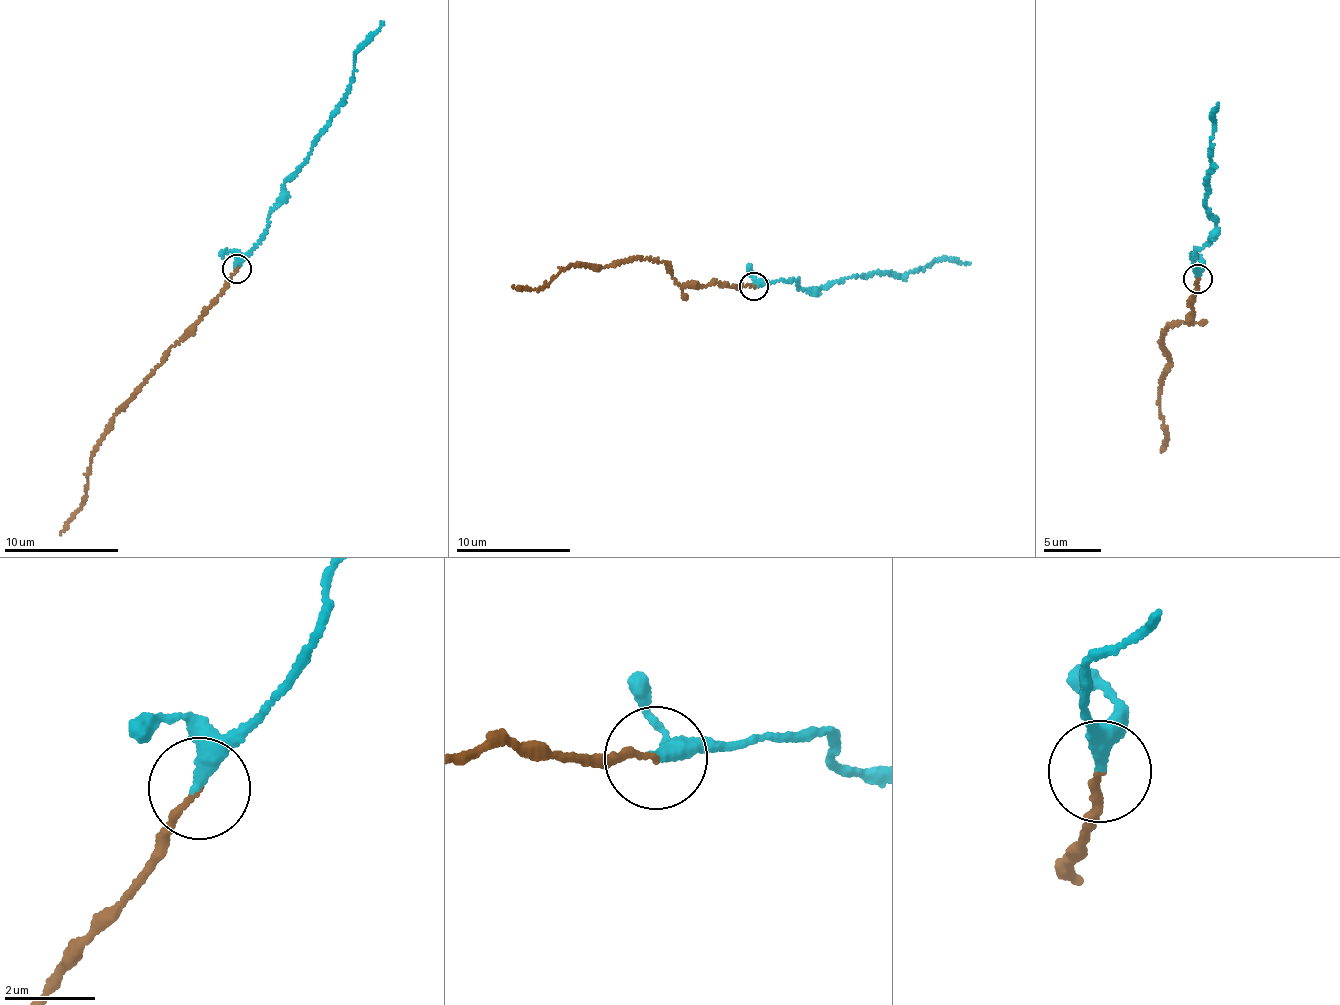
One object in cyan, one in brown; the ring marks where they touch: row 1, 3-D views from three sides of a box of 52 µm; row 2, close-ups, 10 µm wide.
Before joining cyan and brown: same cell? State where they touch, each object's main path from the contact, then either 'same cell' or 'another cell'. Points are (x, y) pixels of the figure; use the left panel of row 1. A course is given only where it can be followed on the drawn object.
place (237, 268); course cyan (237, 268), (237, 260), (268, 227), (284, 180), (312, 150), (348, 91), (360, 45), (383, 22); course brown (237, 268), (228, 286), (112, 417), (112, 428), (90, 458), (86, 500), (60, 534); same cell

